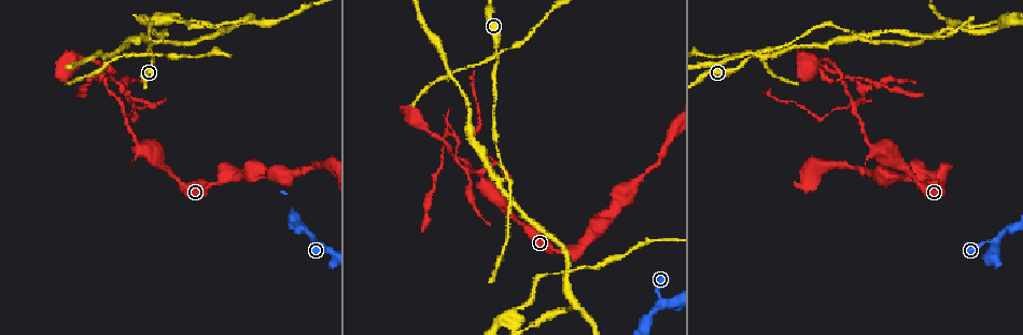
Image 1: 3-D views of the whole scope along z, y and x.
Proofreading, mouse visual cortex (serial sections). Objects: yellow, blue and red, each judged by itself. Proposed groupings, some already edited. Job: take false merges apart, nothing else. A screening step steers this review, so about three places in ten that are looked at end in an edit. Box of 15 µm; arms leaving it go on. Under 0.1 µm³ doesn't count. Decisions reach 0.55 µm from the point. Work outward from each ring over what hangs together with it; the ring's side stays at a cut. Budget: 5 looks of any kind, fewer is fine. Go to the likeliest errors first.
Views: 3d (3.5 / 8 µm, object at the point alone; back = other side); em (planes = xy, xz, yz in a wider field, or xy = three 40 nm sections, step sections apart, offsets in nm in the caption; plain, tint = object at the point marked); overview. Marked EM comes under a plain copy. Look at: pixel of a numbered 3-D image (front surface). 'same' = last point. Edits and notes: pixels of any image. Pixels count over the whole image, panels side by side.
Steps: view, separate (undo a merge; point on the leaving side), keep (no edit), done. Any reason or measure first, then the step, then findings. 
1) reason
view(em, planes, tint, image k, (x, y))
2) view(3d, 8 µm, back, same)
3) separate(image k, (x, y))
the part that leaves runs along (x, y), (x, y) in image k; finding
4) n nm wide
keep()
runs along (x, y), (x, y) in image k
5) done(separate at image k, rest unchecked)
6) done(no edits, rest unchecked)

four arms meet
view(3d, 3.5 µm, image 1, (499, 182))

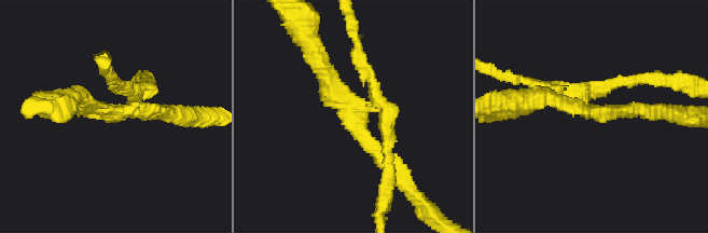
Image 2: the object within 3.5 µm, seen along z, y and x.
4 arms; arms of 150, 200, 200, 200 nm
view(em, xy, step 1, tint, image 2, (358, 111))

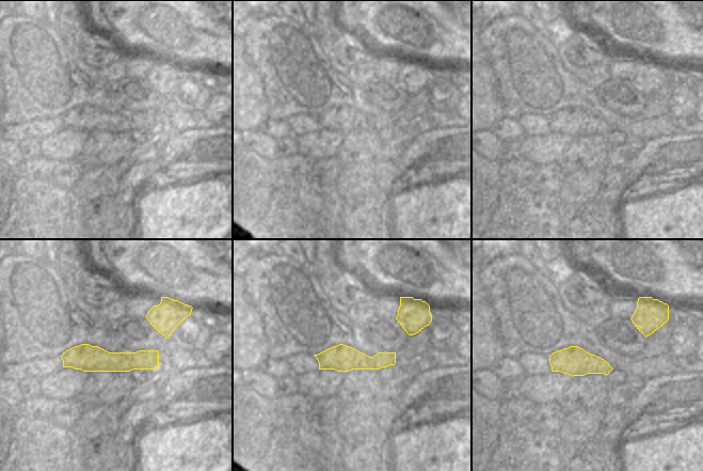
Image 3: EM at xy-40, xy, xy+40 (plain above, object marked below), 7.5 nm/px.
separate(image 2, (591, 112))
the part that leaves runs along (586, 106), (590, 112), (664, 109) in image 2; two cells meet here

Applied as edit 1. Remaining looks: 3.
view(3d, 3.5 µm, image 1, (659, 305))

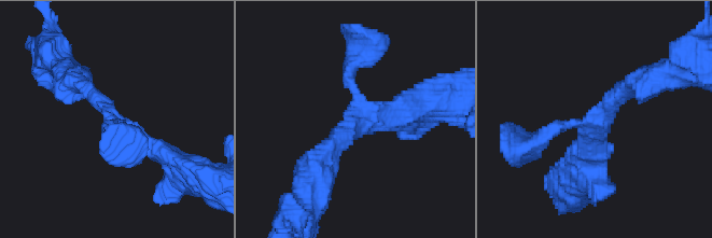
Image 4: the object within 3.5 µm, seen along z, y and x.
3 arms; arms of 200, 250, 300 nm; now the EM
view(em, planes, tint, image 4, (593, 124))

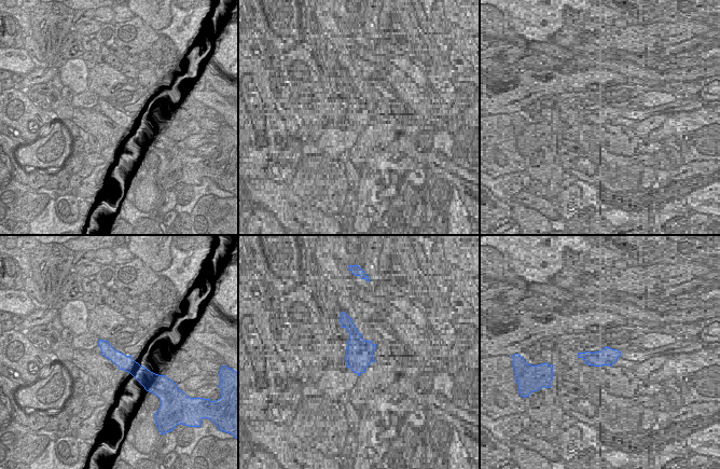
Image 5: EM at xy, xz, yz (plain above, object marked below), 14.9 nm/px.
220 nm wide
keep()
runs along (534, 144), (637, 85) in image 4; one cell here

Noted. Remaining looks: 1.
done(separate at image 2, rest unchecked)

